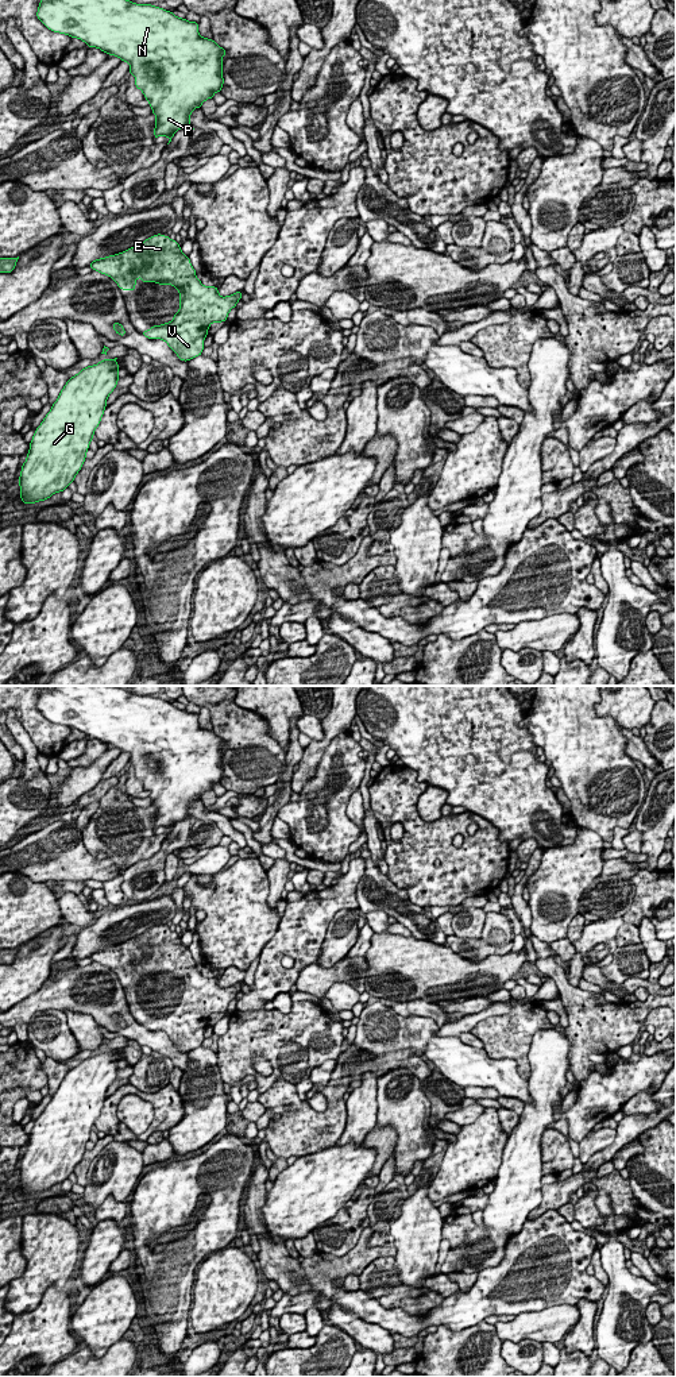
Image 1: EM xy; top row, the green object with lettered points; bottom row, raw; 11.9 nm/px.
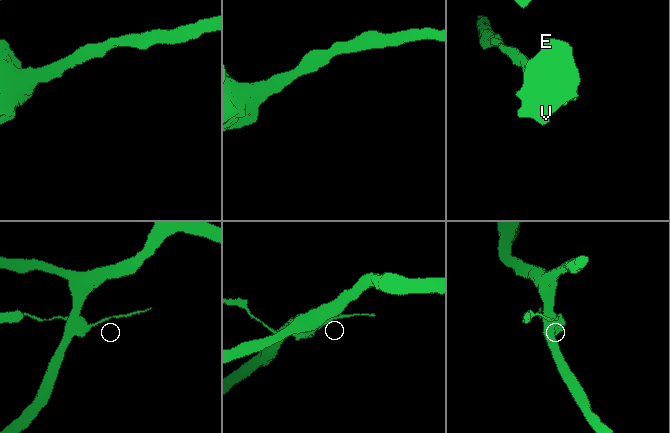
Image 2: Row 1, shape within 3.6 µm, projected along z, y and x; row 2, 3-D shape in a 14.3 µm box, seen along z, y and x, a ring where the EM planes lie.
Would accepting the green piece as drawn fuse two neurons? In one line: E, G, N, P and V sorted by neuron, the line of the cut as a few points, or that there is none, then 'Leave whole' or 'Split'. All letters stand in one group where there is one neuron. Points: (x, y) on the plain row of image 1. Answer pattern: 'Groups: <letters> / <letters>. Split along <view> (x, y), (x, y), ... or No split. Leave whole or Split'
Groups: E V / G N P. Split along xy (147, 944), (141, 947), (143, 960). Split

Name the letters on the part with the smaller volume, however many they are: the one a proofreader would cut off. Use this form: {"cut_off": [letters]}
{"cut_off": ["E", "V"]}

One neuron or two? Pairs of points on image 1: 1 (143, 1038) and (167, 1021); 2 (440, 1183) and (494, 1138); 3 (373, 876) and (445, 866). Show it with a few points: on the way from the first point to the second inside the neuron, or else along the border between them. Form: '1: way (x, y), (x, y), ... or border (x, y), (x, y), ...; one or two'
1: border (130, 1011), (143, 1026), (161, 1029), (180, 1050); two
2: way (454, 1176), (481, 1150); one
3: border (386, 876), (394, 884); two

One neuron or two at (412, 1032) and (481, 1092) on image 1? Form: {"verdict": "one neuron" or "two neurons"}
{"verdict": "one neuron"}

